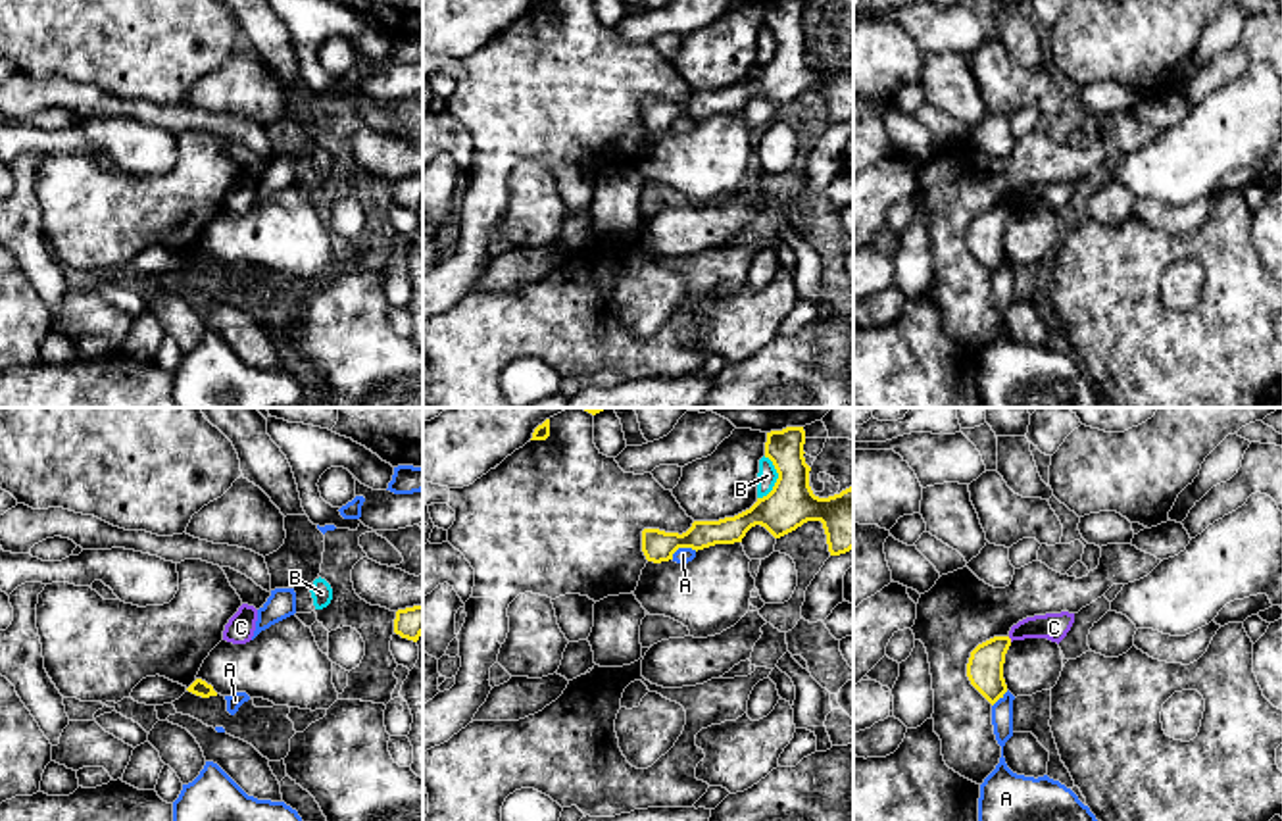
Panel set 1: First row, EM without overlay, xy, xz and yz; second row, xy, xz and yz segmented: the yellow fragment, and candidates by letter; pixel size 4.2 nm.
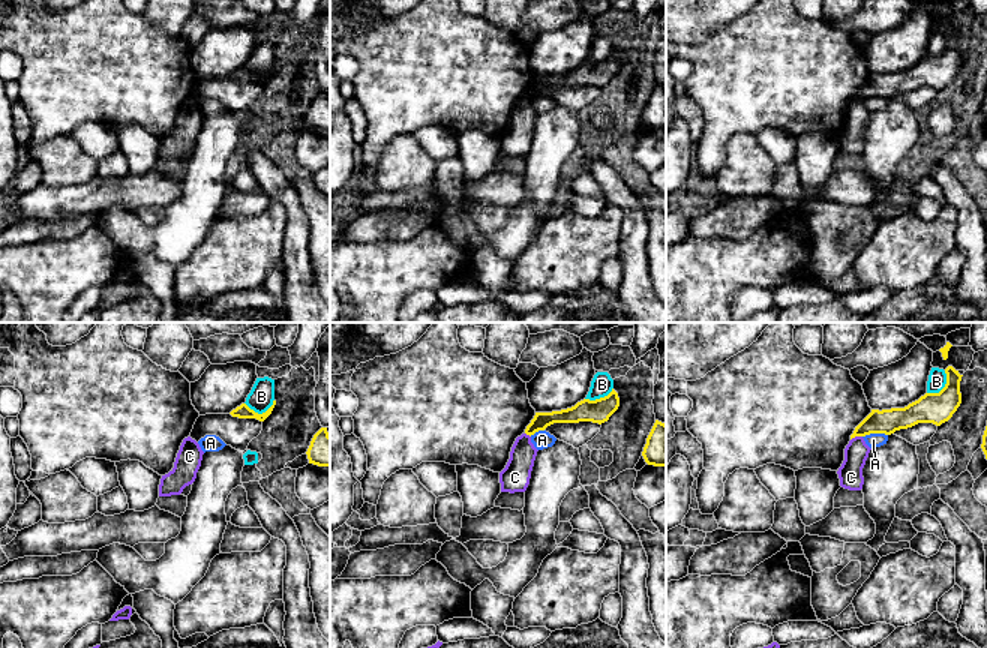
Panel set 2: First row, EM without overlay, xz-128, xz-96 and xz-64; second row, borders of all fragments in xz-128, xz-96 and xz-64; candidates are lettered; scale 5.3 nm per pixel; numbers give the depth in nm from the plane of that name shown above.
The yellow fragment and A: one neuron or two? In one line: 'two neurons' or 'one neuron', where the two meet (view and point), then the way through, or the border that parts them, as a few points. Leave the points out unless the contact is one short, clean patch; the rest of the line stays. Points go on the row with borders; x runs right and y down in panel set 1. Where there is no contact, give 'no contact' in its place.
two neurons | xz (683, 547) | along xz (696, 550), (679, 548), (671, 558)

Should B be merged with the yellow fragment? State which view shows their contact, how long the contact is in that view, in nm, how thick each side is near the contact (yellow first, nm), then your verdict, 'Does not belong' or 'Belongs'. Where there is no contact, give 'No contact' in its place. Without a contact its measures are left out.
Touches yellow in xz. Shared border 190 nm. Thickness 200 nm (yellow) against 90 nm. Does not belong

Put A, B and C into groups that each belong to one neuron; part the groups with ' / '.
A / B / C

